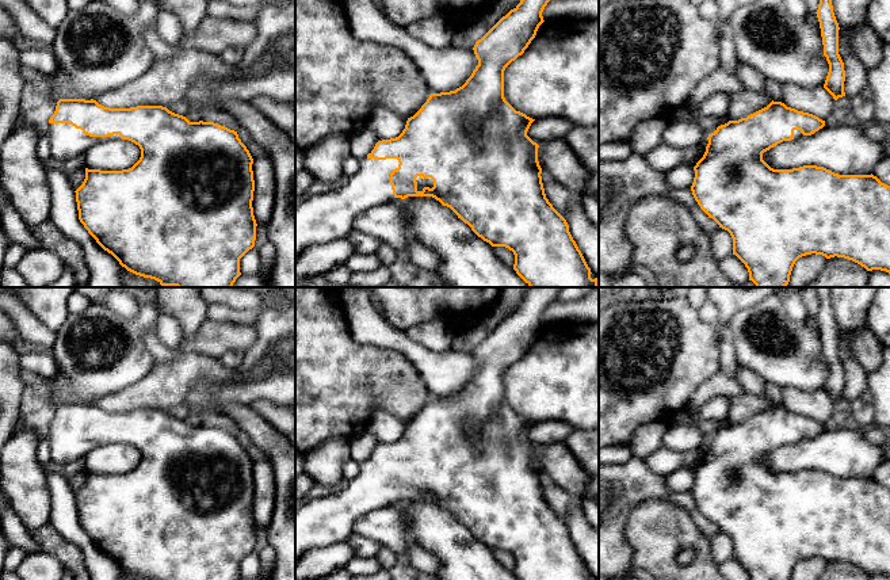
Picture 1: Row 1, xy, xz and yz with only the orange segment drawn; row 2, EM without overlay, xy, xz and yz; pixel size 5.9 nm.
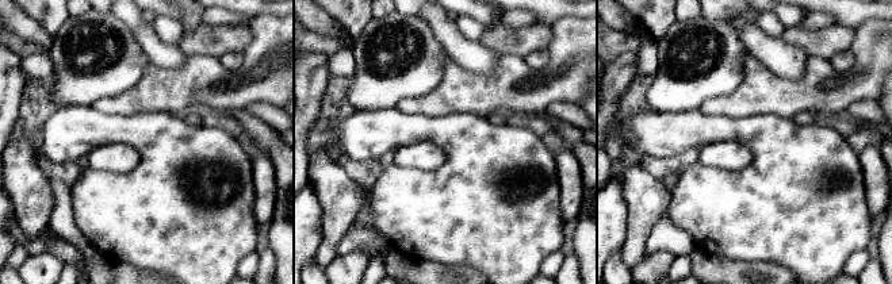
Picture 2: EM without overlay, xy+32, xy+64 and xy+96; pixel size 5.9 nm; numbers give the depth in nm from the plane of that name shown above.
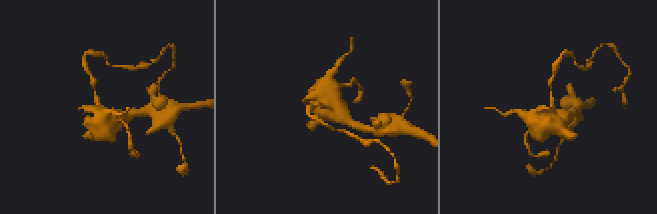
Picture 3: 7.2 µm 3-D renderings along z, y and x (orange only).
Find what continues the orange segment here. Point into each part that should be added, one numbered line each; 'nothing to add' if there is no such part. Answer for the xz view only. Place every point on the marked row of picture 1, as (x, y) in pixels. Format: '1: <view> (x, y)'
1: xz (328, 216)

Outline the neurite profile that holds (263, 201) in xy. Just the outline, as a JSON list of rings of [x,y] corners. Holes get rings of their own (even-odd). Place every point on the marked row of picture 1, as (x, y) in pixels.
[[[266,153],[253,159],[252,171],[255,180],[253,215],[257,225],[264,225],[271,220],[275,202],[275,175],[271,159]]]

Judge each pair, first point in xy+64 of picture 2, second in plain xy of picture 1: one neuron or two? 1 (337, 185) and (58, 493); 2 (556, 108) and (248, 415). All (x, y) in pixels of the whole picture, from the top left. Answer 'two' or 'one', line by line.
1: two
2: two

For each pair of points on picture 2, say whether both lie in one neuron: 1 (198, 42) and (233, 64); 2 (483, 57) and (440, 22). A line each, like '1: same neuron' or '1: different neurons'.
1: different neurons
2: same neuron

